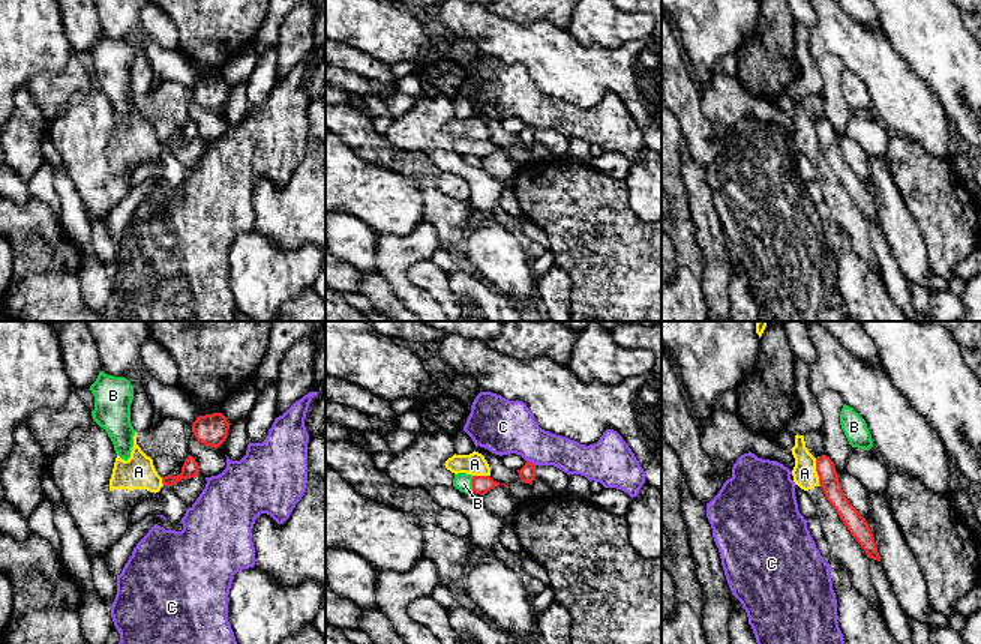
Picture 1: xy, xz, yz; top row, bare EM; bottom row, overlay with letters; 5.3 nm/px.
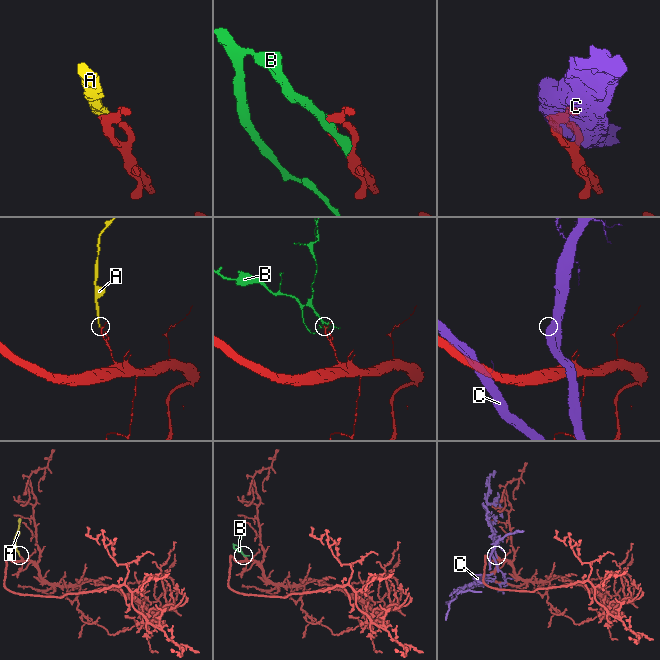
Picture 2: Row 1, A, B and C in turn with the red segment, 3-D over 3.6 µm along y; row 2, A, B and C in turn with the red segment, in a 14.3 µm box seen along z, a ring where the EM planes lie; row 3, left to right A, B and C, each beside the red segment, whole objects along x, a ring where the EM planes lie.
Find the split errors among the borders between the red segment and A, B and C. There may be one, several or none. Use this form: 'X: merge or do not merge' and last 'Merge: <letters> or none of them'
A: do not merge
B: merge
C: do not merge
Merge: B

